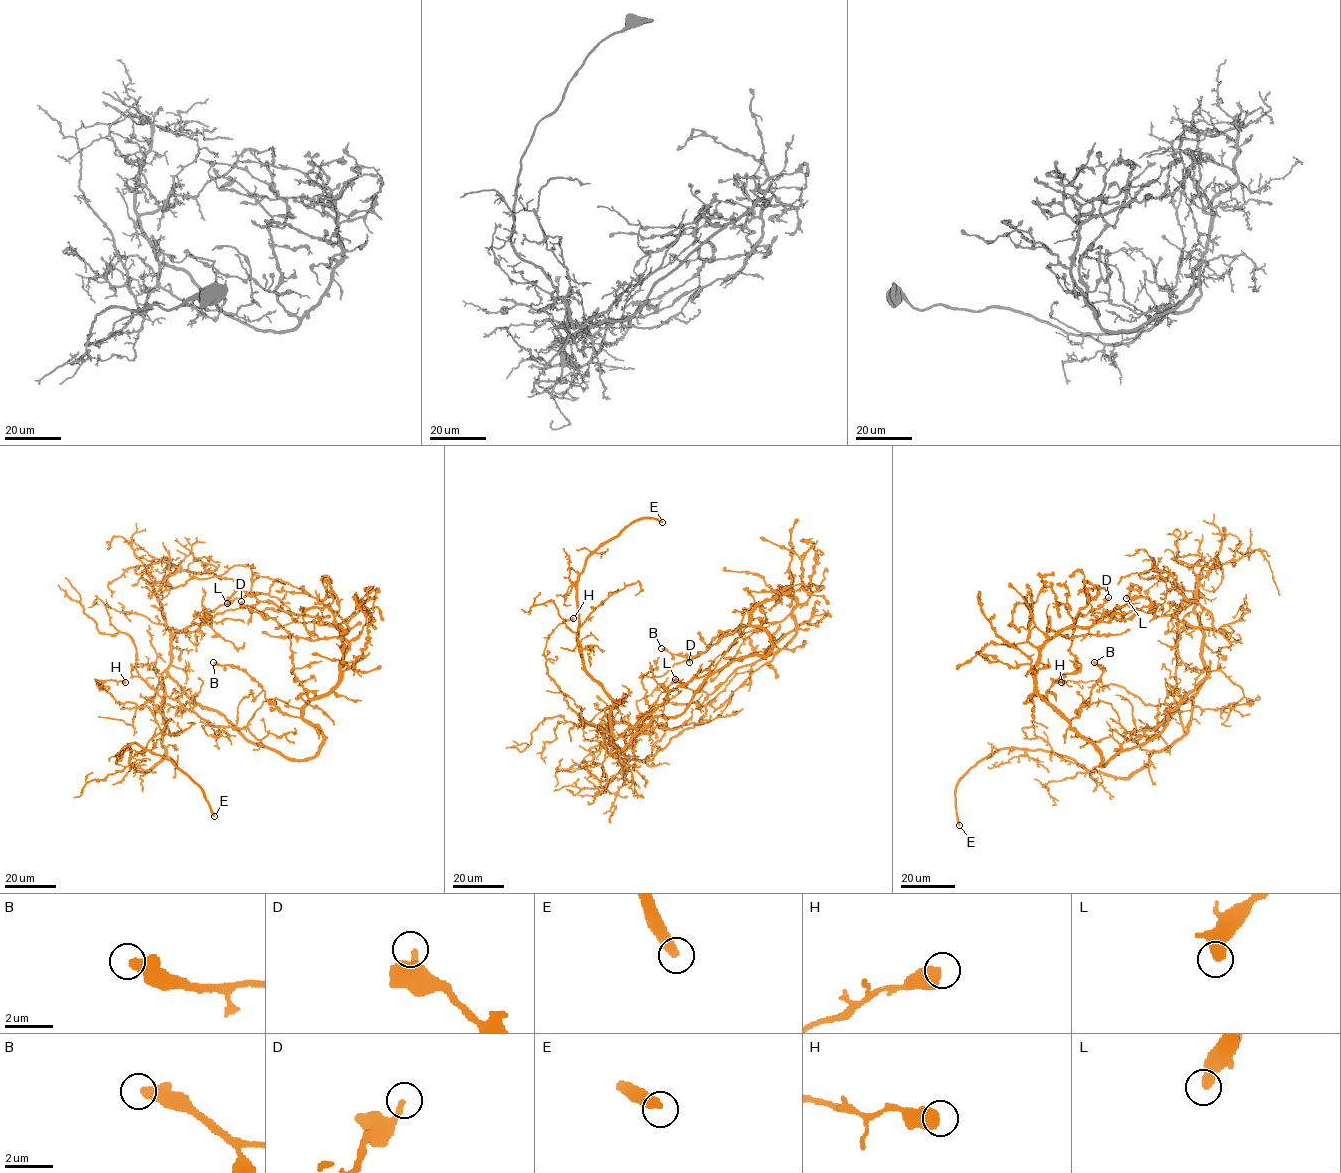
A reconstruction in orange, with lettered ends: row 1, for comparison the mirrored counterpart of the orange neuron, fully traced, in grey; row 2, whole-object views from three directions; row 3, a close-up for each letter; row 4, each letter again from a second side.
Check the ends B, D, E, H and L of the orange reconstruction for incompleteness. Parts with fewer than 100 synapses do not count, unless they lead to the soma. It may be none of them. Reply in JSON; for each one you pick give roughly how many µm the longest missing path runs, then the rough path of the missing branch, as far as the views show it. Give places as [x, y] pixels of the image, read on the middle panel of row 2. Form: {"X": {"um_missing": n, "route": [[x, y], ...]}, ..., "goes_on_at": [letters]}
{"E": {"um_missing": 25, "route": [[662, 522], [683, 540], [686, 550]]}, "goes_on_at": ["E"]}

